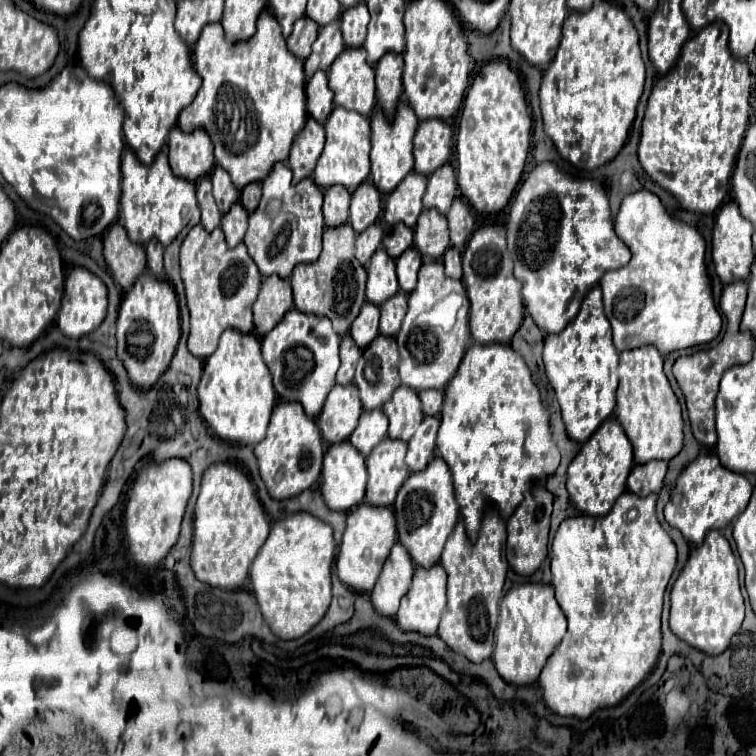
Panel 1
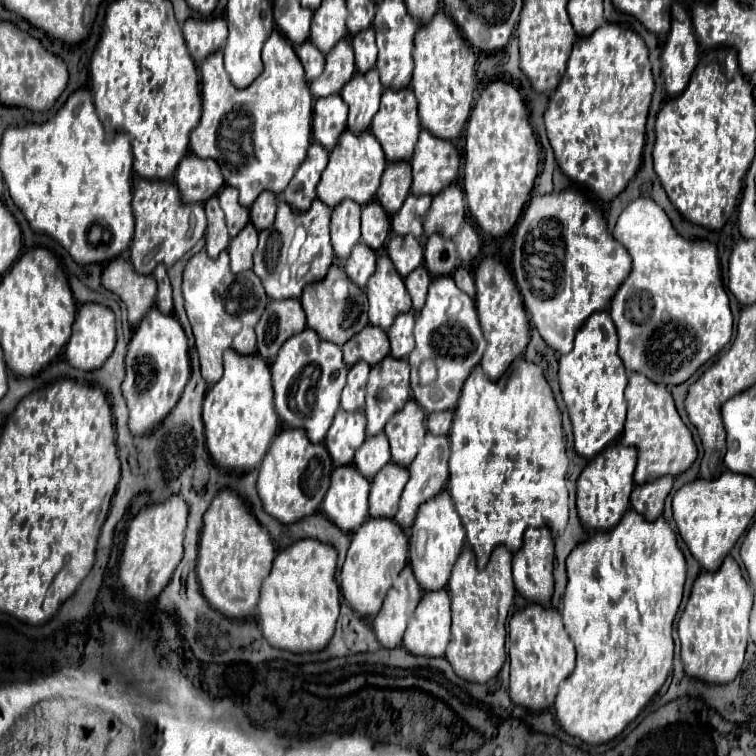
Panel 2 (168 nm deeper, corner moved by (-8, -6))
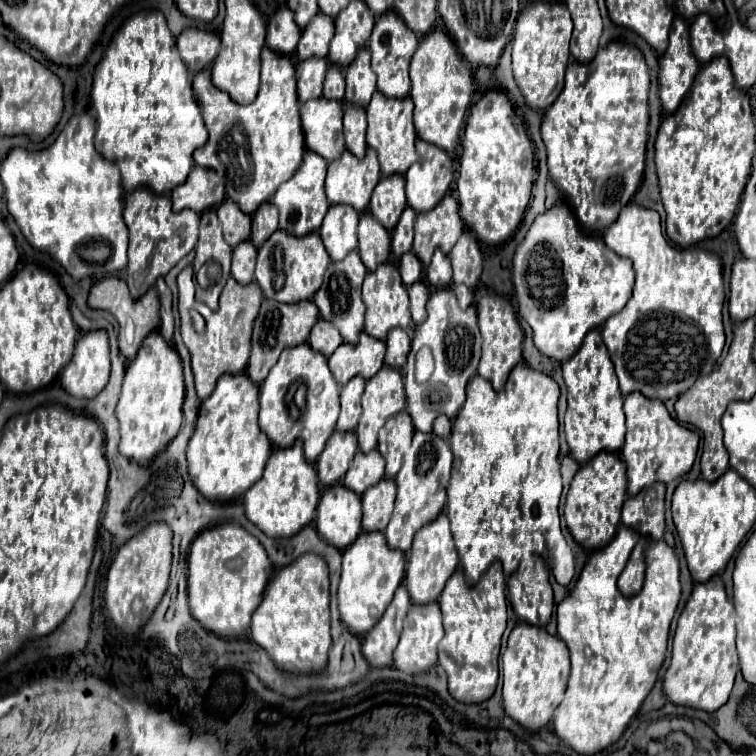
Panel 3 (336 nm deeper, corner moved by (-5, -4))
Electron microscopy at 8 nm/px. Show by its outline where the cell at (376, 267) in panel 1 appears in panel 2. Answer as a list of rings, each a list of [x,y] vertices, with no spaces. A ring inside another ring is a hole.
[[[385,251],[377,257],[377,269],[367,283],[369,297],[369,325],[389,331],[395,317],[413,311],[403,277],[395,271]]]

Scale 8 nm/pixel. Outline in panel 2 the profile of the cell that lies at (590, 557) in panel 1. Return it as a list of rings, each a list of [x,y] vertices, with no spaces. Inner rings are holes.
[[[629,509],[623,515],[623,519],[619,521],[617,527],[613,527],[611,531],[597,531],[591,539],[587,539],[585,543],[579,543],[575,547],[575,551],[567,559],[567,577],[569,577],[569,583],[567,583],[567,591],[565,591],[565,597],[563,597],[561,617],[563,617],[563,627],[565,627],[567,635],[571,637],[571,641],[575,643],[575,649],[577,649],[577,667],[559,687],[559,693],[557,693],[557,699],[555,699],[555,717],[557,717],[557,721],[559,721],[559,725],[563,727],[565,733],[569,733],[569,735],[573,735],[573,737],[577,737],[577,739],[581,739],[589,745],[601,745],[601,743],[607,743],[607,741],[615,739],[639,715],[639,711],[653,699],[653,695],[661,689],[661,685],[669,677],[669,671],[671,671],[671,665],[673,665],[671,629],[673,629],[673,619],[677,615],[677,609],[681,605],[681,597],[683,597],[685,557],[683,557],[681,549],[677,547],[675,533],[671,531],[671,527],[665,523],[663,517],[649,523],[649,521],[643,519],[643,515]]]

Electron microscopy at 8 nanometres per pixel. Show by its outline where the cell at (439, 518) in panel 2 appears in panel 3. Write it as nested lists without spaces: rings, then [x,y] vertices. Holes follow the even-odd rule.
[[[440,513],[434,521],[426,523],[412,541],[412,549],[408,553],[408,565],[406,565],[406,589],[410,593],[412,603],[430,603],[438,601],[448,577],[458,567],[458,551],[454,547],[452,531],[446,513]]]

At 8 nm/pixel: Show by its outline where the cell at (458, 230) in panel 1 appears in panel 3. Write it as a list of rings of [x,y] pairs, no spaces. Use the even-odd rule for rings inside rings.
[[[464,231],[460,235],[456,247],[450,251],[450,259],[454,269],[454,281],[474,289],[482,273],[482,251],[470,231]]]

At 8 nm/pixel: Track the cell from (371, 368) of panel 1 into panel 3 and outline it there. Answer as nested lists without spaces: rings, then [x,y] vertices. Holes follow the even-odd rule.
[[[384,365],[368,383],[362,397],[362,417],[358,423],[360,451],[368,453],[378,443],[378,431],[392,415],[406,407],[404,377],[400,369]]]

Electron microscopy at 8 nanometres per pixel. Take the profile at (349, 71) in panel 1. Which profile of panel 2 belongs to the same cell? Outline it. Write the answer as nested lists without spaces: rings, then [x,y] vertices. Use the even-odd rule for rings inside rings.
[[[371,69],[369,73],[361,75],[355,73],[353,79],[343,87],[341,97],[349,105],[349,123],[347,129],[355,135],[361,135],[369,129],[373,115],[379,109],[383,87],[379,83],[377,69]]]

